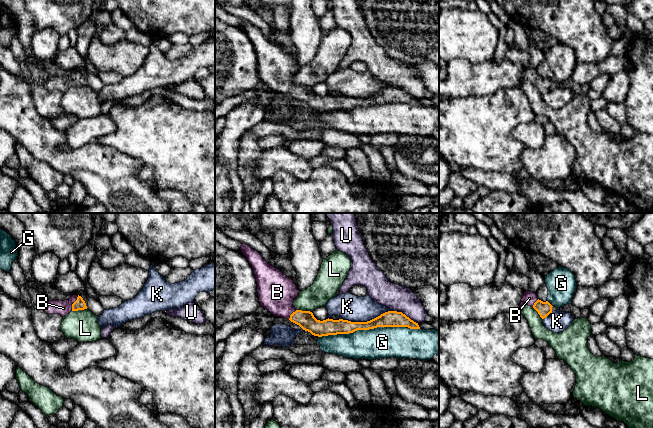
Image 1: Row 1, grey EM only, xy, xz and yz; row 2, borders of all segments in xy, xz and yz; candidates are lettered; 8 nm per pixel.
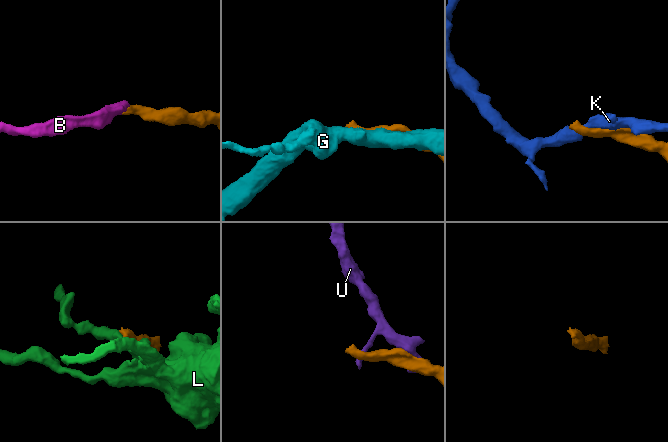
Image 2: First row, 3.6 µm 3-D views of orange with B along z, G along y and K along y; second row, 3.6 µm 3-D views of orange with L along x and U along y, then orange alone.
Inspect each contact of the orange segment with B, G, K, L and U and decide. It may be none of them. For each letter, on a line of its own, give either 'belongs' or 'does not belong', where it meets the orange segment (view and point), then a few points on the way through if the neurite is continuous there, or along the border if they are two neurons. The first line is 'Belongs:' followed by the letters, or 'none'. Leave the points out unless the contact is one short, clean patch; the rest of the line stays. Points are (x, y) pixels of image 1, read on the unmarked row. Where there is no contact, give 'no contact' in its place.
Belongs: B
B: belongs; contact xy (73, 79); way xy (79, 80), (73, 79), (63, 84)
G: does not belong; contact xz (369, 104)
K: does not belong; contact xz (365, 98)
L: does not belong; contact xz (304, 87); border xz (296, 85), (311, 88)
U: does not belong; contact xz (404, 90)

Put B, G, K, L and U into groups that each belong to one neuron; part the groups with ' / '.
B / G / K / L / U

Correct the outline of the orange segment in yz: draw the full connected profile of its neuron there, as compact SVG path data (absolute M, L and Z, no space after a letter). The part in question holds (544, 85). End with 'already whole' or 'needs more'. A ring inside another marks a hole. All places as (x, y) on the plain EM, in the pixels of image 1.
M526 67L522 71L521 79L517 84L517 87L524 81L533 83L542 95L546 94L550 89L552 89L552 81L546 77L543 78L538 75L536 69L531 67Z; needs more

